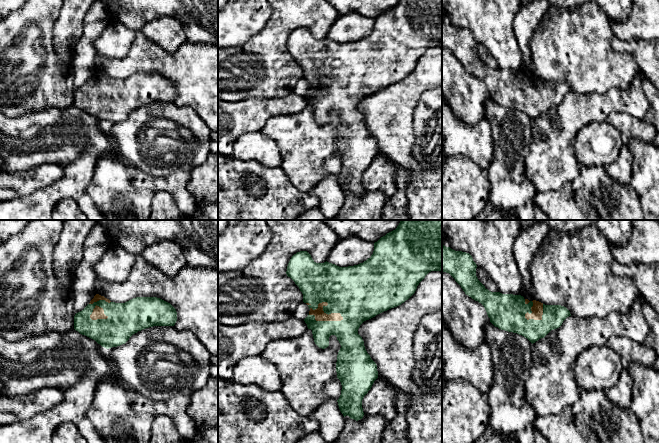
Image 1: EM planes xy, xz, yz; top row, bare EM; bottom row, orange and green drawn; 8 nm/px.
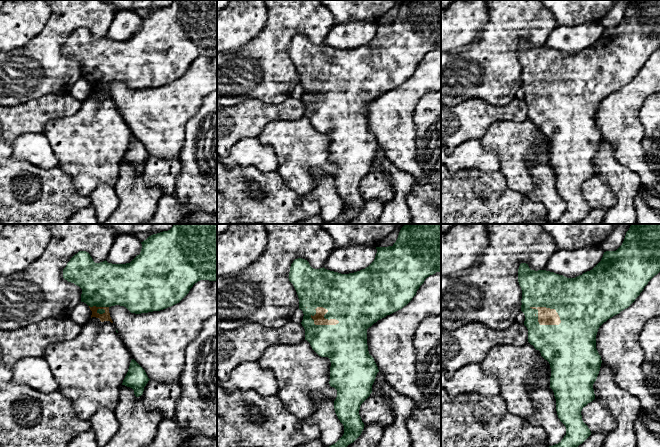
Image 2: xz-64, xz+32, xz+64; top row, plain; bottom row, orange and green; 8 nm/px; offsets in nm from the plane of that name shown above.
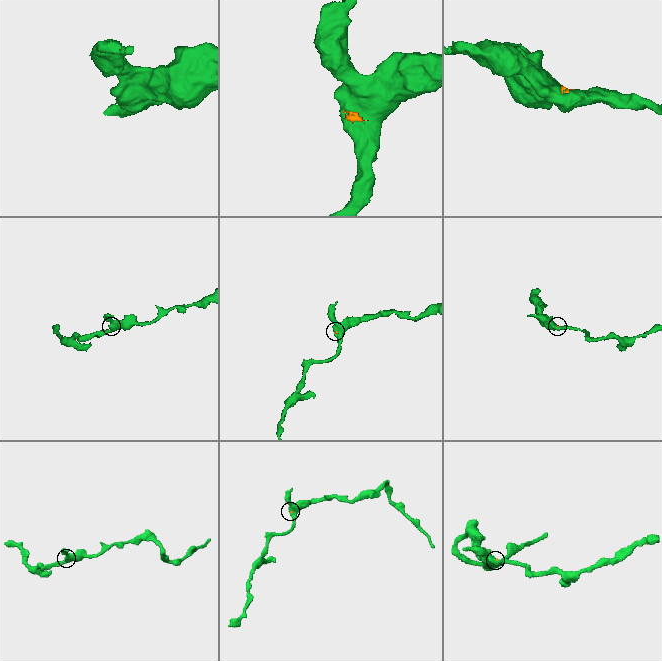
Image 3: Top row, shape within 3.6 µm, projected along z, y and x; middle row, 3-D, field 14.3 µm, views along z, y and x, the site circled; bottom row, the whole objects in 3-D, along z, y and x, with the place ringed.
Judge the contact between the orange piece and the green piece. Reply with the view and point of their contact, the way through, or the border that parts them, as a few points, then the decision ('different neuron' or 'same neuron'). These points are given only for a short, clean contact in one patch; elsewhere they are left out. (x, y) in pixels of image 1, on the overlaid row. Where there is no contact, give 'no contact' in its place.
contact xz (322, 307); same neuron

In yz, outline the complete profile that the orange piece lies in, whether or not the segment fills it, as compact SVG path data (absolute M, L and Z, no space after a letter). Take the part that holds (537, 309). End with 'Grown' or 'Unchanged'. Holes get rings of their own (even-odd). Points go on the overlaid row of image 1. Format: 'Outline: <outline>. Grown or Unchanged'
Outline: M442 245L442 272L449 273L466 295L484 306L495 327L522 335L533 344L571 316L561 305L545 305L521 295L489 291L478 280L476 268L469 253Z. Grown

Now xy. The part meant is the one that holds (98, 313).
Outline: M96 294L82 311L75 314L74 329L109 349L125 344L138 331L153 326L174 326L176 321L176 309L160 298L136 297L125 303L115 303Z. Grown

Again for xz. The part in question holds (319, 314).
Outline: M400 220L395 230L374 243L371 257L354 266L339 267L327 261L316 263L307 251L297 252L291 257L286 274L299 287L303 294L303 302L310 309L304 321L308 329L312 330L315 344L325 349L329 346L329 337L335 335L341 345L337 355L336 372L342 390L337 402L344 417L347 415L356 421L363 418L362 400L378 378L377 365L367 353L364 341L358 334L360 325L408 300L431 271L442 271L442 220Z. Grown

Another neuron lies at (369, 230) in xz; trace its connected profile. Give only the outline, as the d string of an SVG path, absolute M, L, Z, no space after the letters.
M323 220L323 222L336 233L339 240L354 235L375 243L395 230L400 220Z

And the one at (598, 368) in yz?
M606 345L584 350L576 359L574 375L582 390L606 391L621 377L622 358Z

